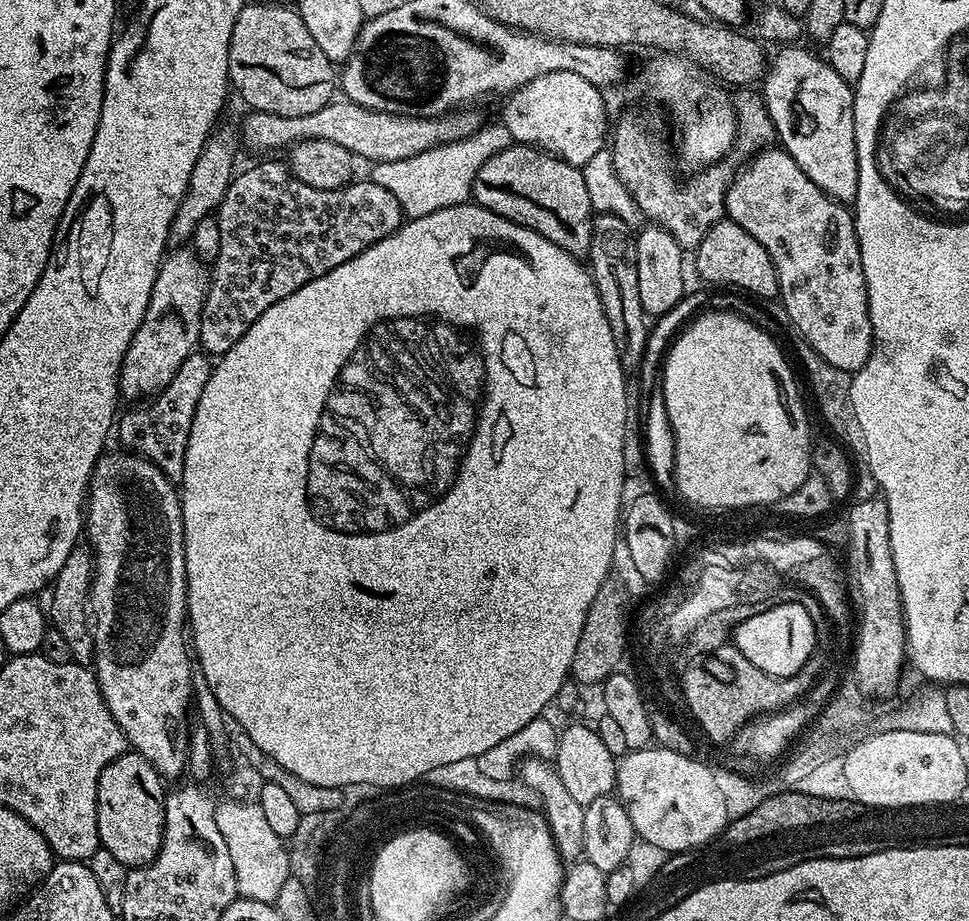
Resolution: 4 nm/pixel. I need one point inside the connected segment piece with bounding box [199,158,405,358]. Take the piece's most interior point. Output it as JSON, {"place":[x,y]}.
{"place":[276,233]}

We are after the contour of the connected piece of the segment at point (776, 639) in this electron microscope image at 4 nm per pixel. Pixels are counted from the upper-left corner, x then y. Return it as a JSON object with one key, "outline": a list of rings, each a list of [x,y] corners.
{"outline":[[[795,604],[775,605],[772,609],[746,618],[737,625],[734,629],[734,646],[747,660],[754,662],[754,666],[758,666],[758,670],[766,670],[766,674],[771,676],[793,676],[795,672],[802,670],[804,663],[816,650],[815,623],[810,618],[810,614],[801,611]]]}

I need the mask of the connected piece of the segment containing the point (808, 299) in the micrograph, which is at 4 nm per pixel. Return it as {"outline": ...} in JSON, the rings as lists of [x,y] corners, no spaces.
{"outline":[[[769,146],[756,153],[745,172],[737,171],[726,194],[724,210],[727,219],[734,221],[746,234],[758,238],[766,246],[766,254],[774,262],[778,274],[779,303],[784,303],[794,327],[800,331],[803,343],[813,348],[830,366],[855,374],[870,358],[872,327],[868,313],[868,287],[862,274],[862,254],[856,237],[853,213],[839,200],[831,200],[824,191],[790,158],[783,147]]]}

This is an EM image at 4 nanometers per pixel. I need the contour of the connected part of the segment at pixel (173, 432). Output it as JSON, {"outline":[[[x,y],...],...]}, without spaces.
{"outline":[[[197,350],[182,362],[178,374],[170,378],[170,382],[151,397],[147,402],[137,403],[128,413],[118,420],[118,436],[125,449],[145,456],[166,478],[178,482],[182,478],[182,470],[186,462],[186,442],[190,442],[190,426],[194,422],[194,410],[198,410],[198,398],[202,398],[202,390],[206,390],[206,382],[210,378],[214,364],[203,351]]]}

